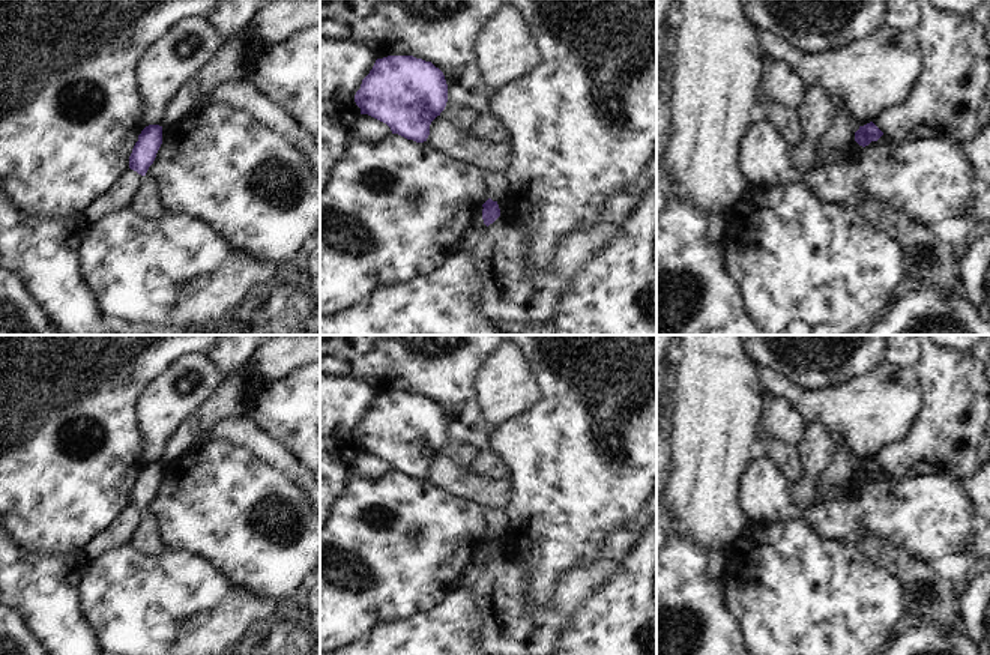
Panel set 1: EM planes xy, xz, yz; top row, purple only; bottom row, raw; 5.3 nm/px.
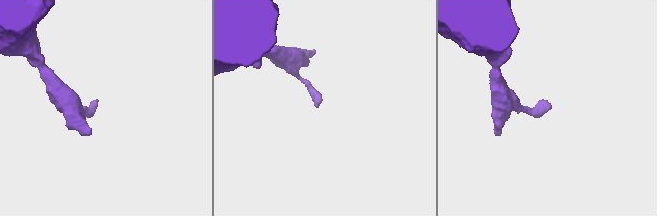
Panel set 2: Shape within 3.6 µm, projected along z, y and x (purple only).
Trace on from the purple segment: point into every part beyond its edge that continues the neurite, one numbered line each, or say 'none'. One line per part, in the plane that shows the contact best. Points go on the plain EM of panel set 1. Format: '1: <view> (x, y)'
none.

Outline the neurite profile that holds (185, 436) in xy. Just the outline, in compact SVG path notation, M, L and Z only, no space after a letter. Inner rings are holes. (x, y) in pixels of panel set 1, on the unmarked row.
M195 415L186 416L167 442L159 463L167 463L189 451L197 442L198 424Z

